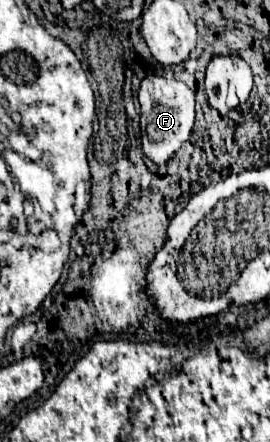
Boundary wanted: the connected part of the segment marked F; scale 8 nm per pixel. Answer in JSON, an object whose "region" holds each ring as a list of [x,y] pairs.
{"region":[[[149,74],[143,78],[137,92],[141,104],[141,148],[143,154],[155,164],[165,164],[179,146],[191,136],[195,124],[195,94],[189,86],[175,78]]]}

